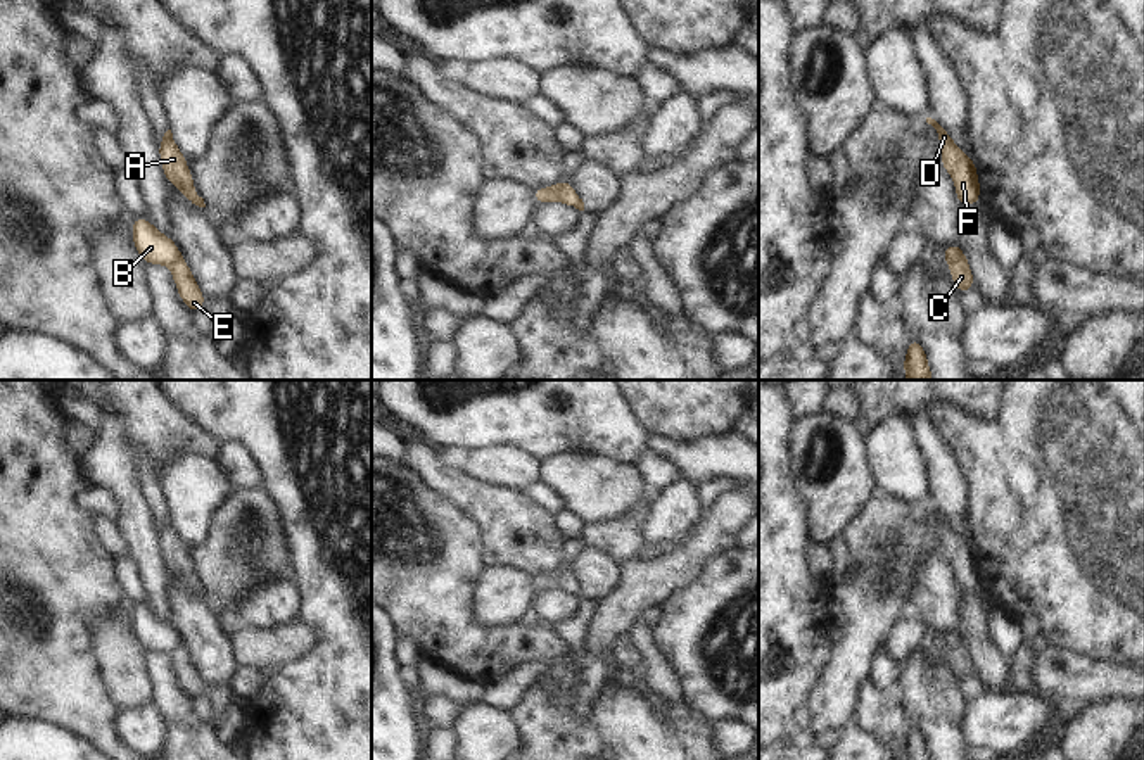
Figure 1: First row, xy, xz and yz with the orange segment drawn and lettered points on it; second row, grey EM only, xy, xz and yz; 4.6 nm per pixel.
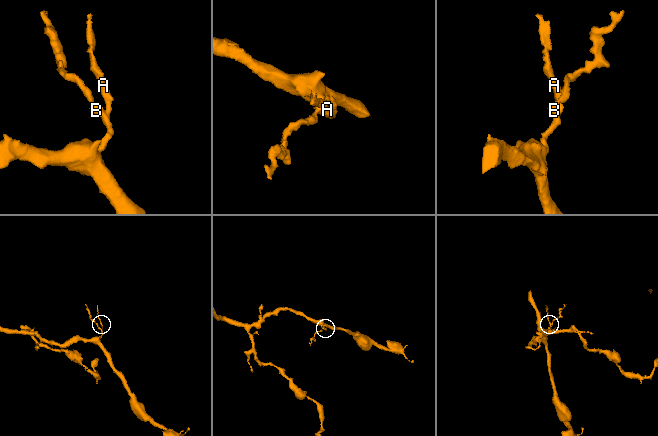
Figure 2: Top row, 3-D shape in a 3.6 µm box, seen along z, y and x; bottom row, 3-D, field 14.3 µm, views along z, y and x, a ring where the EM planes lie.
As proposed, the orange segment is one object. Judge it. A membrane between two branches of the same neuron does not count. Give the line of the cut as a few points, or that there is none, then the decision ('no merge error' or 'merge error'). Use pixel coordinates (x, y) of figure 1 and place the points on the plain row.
yz (963, 639), (956, 648), (949, 650) | merge error

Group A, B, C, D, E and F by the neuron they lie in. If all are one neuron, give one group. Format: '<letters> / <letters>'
A C D E F / B

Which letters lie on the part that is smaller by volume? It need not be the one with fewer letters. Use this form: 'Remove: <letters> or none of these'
Remove: B

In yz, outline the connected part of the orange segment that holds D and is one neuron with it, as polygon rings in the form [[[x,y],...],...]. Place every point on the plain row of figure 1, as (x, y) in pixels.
[[[926,504],[926,510],[938,520],[938,535],[942,539],[940,549],[952,565],[959,592],[978,591],[982,584],[976,549],[956,532],[952,523],[935,506]]]

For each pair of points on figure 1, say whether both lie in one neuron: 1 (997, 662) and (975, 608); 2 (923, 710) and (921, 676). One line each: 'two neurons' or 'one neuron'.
1: one neuron
2: one neuron

